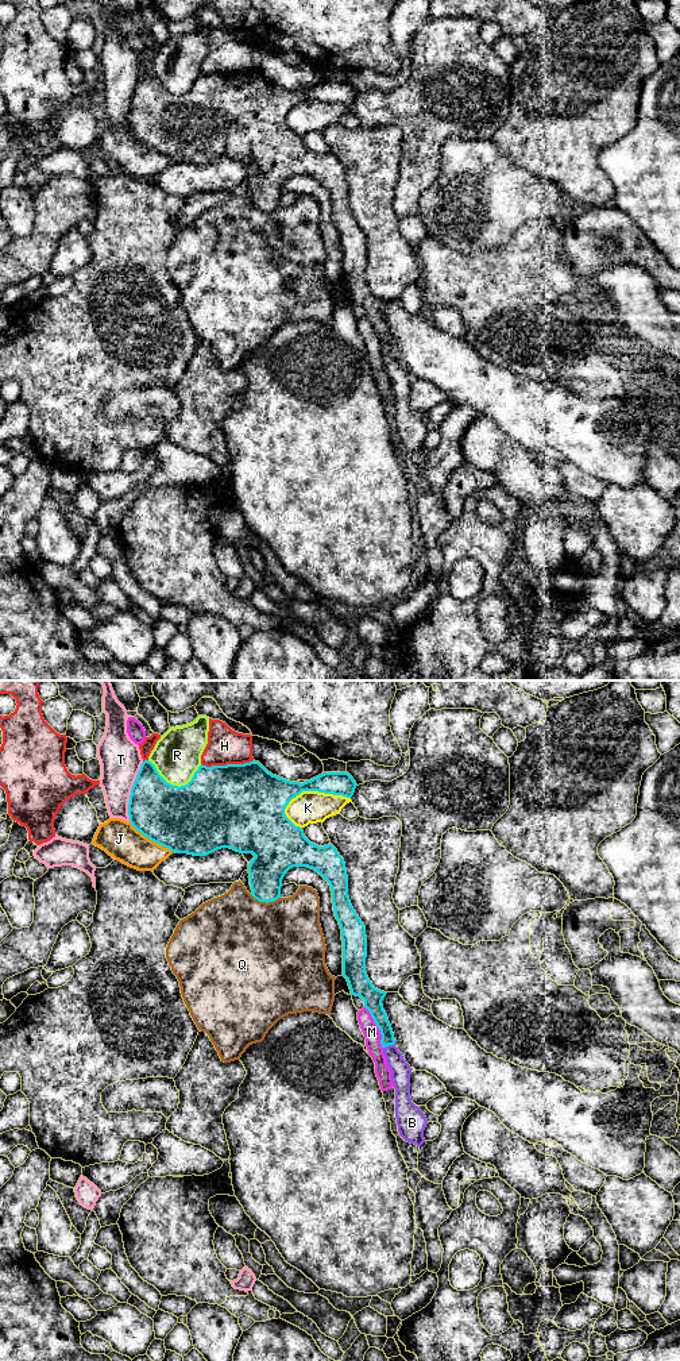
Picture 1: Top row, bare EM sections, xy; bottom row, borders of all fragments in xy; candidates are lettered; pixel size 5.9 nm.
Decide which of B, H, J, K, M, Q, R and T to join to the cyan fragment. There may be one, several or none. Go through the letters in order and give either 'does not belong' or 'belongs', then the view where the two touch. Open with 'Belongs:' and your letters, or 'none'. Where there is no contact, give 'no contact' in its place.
Belongs: B
B: belongs; contact in xy
H: does not belong; contact in xy
J: does not belong; contact in xy
K: does not belong; contact in xy
M: does not belong; contact in xy
Q: does not belong; contact in xy
R: does not belong; contact in xy
T: does not belong; contact in xy

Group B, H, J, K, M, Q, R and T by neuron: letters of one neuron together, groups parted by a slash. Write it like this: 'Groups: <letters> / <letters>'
Groups: B / H / J / K / M / Q / R / T

